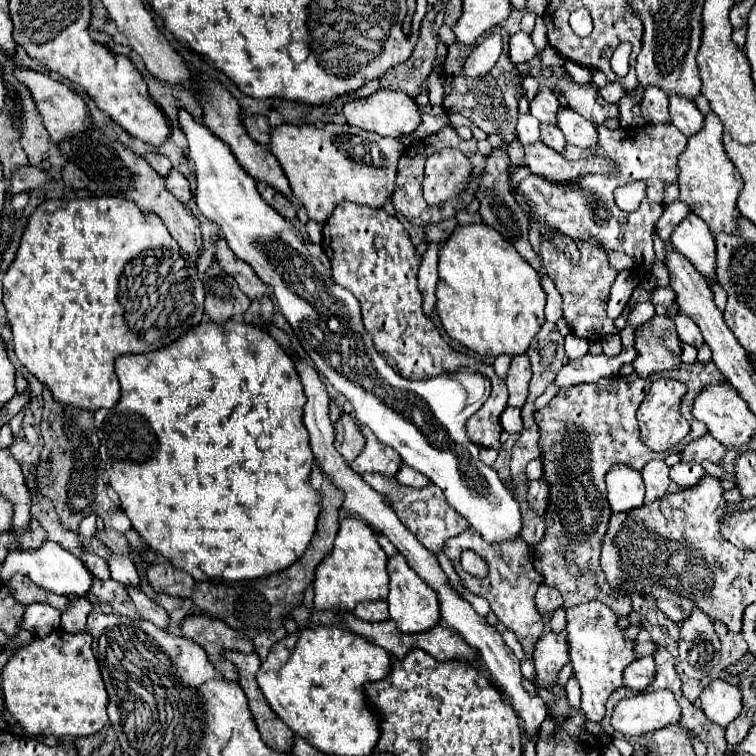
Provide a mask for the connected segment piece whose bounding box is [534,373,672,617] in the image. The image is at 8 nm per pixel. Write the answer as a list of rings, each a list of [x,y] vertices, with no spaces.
[[[632,373],[630,377],[614,375],[590,385],[574,385],[560,389],[544,409],[534,413],[540,427],[544,479],[550,485],[550,507],[544,515],[546,535],[534,545],[534,567],[546,585],[562,593],[564,607],[598,599],[618,617],[632,611],[630,597],[612,589],[600,569],[600,549],[612,515],[606,501],[604,477],[614,465],[628,465],[642,471],[648,461],[666,459],[672,453],[654,453],[640,441],[636,411],[652,381],[654,377],[642,379]]]

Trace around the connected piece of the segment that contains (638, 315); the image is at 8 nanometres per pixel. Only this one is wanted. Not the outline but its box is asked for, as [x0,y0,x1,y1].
[628,301,656,325]

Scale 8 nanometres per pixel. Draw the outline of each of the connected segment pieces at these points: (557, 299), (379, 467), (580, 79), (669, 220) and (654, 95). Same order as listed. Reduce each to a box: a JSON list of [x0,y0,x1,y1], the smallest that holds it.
[[542,275,562,323],[350,425,400,477],[564,61,592,85],[656,200,689,240],[640,87,670,125]]

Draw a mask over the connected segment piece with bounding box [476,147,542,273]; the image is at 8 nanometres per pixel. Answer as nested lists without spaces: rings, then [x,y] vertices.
[[[492,149],[492,153],[488,155],[486,159],[486,171],[482,175],[482,181],[480,181],[480,191],[476,193],[476,199],[480,201],[480,215],[482,215],[482,221],[490,227],[494,227],[508,243],[514,245],[514,249],[538,271],[542,273],[542,261],[540,257],[534,253],[530,241],[528,241],[528,219],[524,215],[524,211],[520,209],[520,205],[516,203],[514,199],[514,193],[508,185],[508,173],[510,173],[510,159],[508,159],[508,153],[506,149]]]

